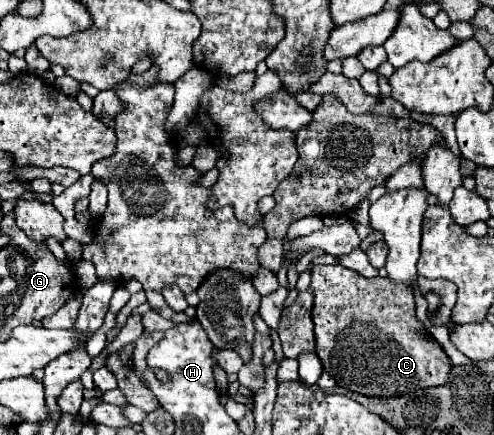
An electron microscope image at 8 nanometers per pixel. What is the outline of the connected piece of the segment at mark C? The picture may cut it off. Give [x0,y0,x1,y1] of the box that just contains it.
[310,264,452,396]

